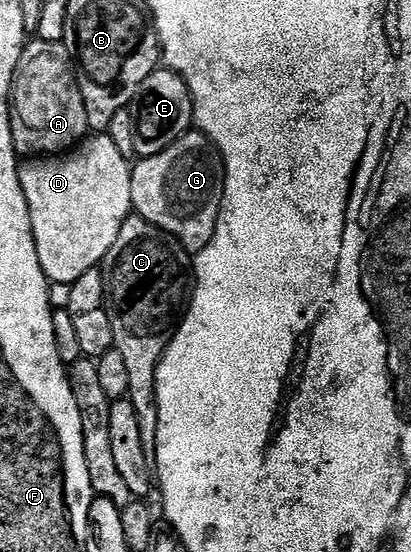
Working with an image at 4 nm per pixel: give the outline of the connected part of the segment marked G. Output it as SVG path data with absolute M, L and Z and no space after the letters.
M189 131L183 133L166 151L153 157L139 158L132 165L132 182L130 183L133 210L142 219L154 223L162 231L166 231L189 253L195 255L202 252L210 243L216 230L218 215L224 198L224 156L217 151L216 144L204 133Z

